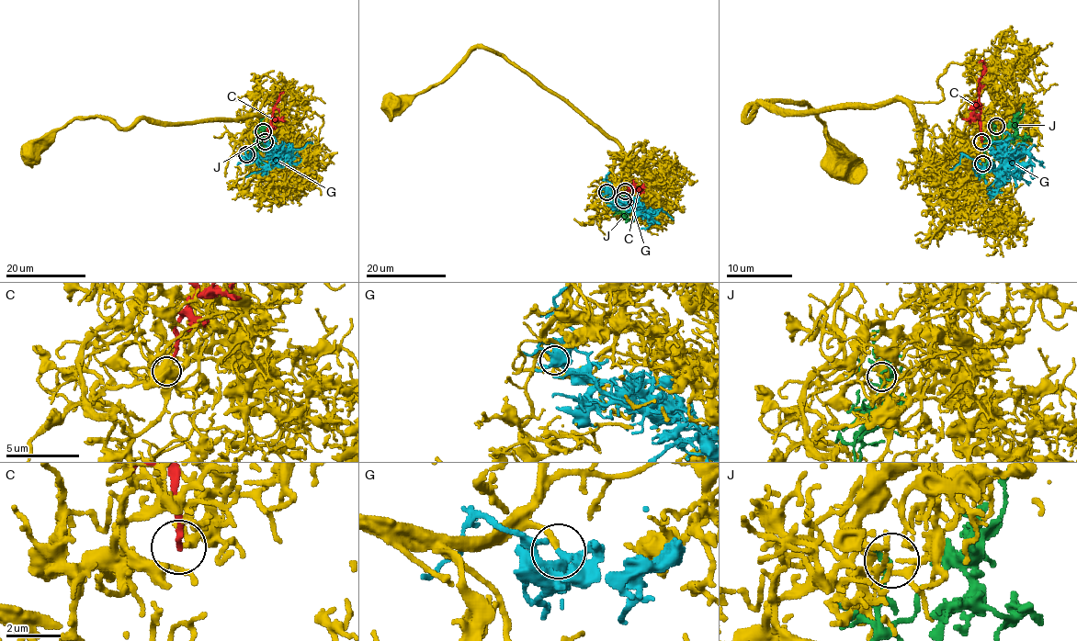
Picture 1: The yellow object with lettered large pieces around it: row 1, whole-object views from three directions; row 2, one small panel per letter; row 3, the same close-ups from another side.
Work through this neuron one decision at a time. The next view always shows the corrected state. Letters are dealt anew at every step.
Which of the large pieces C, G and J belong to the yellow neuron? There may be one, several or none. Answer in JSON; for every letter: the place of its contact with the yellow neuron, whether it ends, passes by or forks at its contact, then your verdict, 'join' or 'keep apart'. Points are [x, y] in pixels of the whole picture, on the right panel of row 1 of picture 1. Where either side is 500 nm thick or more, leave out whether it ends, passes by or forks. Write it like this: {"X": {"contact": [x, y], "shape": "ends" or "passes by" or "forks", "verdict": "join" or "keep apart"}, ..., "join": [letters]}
{"C": {"contact": [981, 141], "shape": "ends", "verdict": "keep apart"}, "G": {"contact": [982, 163], "shape": "forks", "verdict": "join"}, "J": {"contact": [996, 126], "shape": "forks", "verdict": "keep apart"}, "join": ["G"]}

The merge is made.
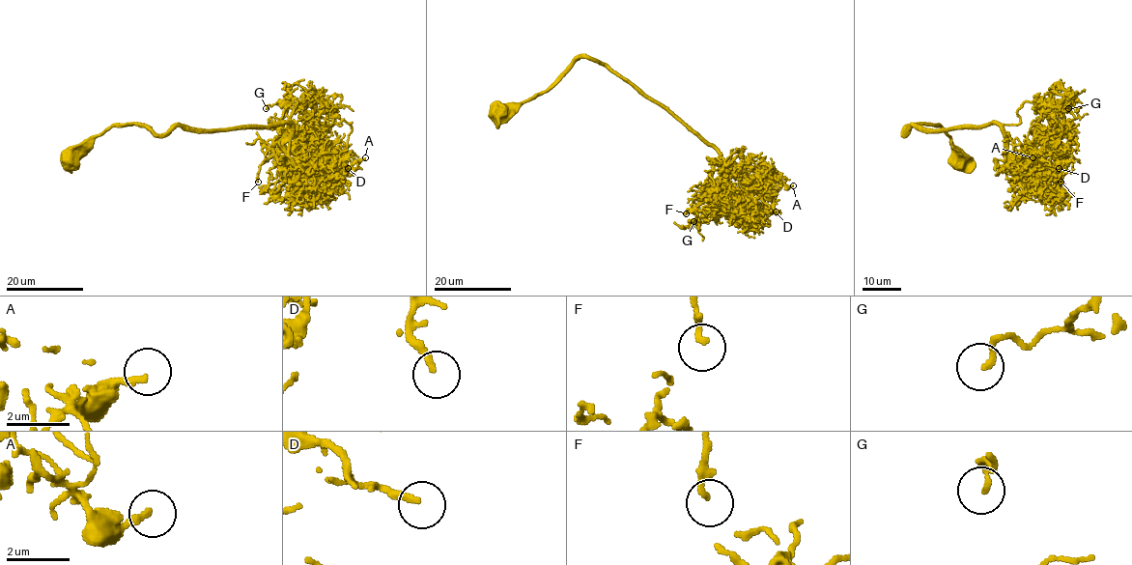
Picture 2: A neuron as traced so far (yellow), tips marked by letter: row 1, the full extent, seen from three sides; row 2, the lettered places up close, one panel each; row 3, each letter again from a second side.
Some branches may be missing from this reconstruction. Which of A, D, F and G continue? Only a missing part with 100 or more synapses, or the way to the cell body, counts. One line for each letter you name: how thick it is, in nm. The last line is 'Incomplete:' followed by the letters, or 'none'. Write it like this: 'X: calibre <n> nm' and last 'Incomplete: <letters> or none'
Incomplete: none

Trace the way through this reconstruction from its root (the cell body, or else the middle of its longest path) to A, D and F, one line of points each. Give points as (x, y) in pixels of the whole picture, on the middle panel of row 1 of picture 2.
A: (499, 111), (545, 92), (580, 57), (592, 57), (664, 104), (738, 175), (749, 180), (766, 173), (793, 185)
D: (499, 111), (545, 92), (580, 57), (592, 57), (711, 143), (717, 158), (764, 191), (776, 211)
F: (499, 111), (508, 112), (545, 92), (580, 57), (608, 65), (720, 152), (694, 220), (698, 216), (686, 213)

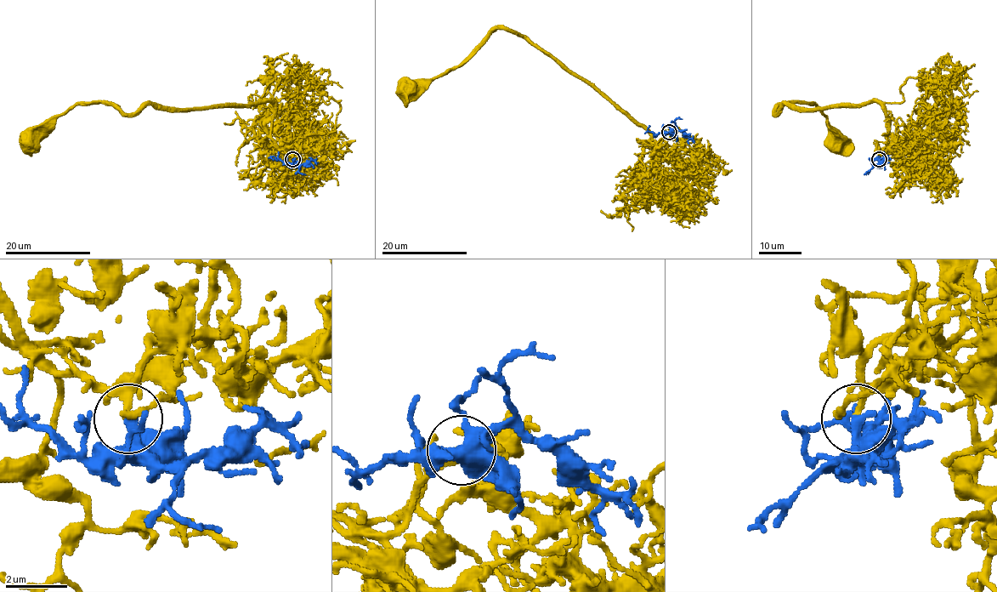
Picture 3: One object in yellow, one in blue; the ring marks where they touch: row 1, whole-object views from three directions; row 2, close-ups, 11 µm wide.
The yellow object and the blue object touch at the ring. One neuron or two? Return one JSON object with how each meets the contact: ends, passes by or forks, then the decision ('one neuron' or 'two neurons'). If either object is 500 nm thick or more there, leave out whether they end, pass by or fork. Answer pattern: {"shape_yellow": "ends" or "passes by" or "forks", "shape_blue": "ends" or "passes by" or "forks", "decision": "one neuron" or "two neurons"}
{"shape_yellow": "passes by", "shape_blue": "ends", "decision": "one neuron"}

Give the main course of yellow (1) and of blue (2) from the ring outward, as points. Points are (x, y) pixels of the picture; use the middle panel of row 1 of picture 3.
1: (669, 132), (648, 140), (648, 130), (506, 29), (495, 29), (458, 65), (408, 88)
2: (669, 132), (674, 128), (682, 130), (693, 143)

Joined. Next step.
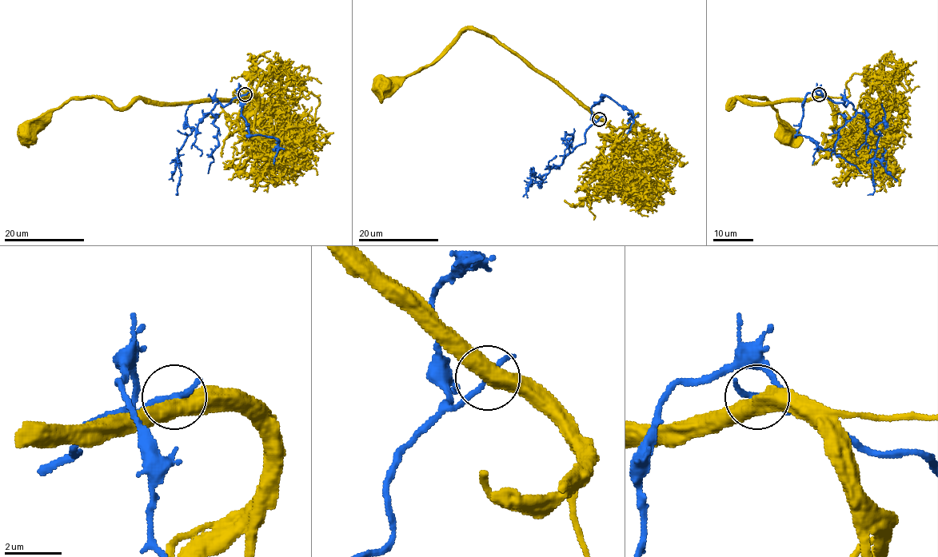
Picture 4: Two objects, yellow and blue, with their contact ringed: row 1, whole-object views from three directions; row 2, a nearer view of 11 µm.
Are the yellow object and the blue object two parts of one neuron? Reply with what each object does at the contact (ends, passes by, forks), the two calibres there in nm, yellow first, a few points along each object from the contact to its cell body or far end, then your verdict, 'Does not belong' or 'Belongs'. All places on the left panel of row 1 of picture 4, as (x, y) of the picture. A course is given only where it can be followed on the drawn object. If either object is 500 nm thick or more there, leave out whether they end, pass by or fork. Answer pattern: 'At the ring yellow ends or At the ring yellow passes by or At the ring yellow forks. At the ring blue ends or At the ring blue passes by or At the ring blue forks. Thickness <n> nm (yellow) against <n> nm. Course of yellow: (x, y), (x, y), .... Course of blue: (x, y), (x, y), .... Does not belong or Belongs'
Thickness 550 nm (yellow) against 170 nm. Course of yellow: (244, 95), (173, 103), (137, 99), (121, 108), (106, 100), (76, 97), (51, 113), (29, 137). Course of blue: (244, 95), (235, 97), (229, 104), (223, 105), (218, 103), (188, 136), (177, 153), (180, 180), (176, 195). Does not belong

